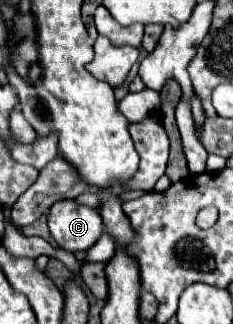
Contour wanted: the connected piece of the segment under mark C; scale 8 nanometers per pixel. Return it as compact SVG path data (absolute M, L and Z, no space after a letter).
M64 199L52 205L48 227L56 243L72 253L90 249L104 233L100 213L86 205L78 205L74 199Z

